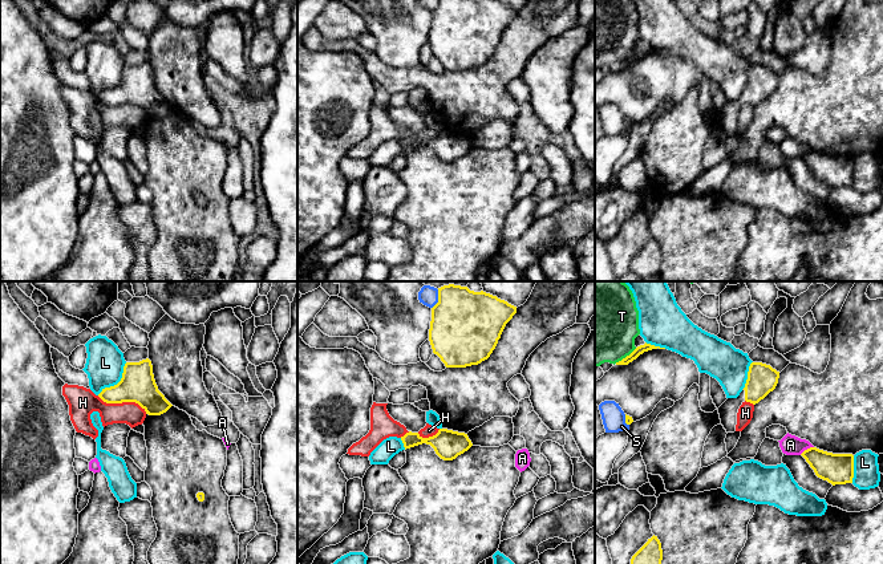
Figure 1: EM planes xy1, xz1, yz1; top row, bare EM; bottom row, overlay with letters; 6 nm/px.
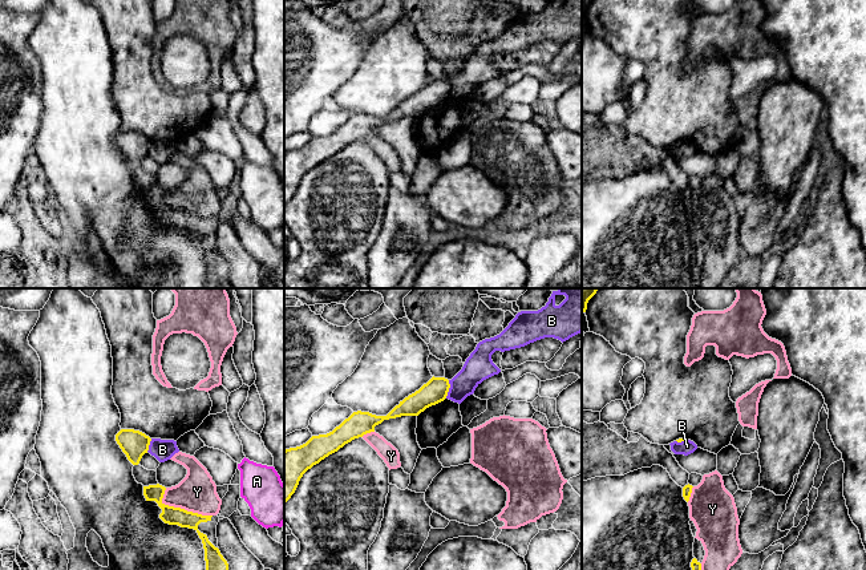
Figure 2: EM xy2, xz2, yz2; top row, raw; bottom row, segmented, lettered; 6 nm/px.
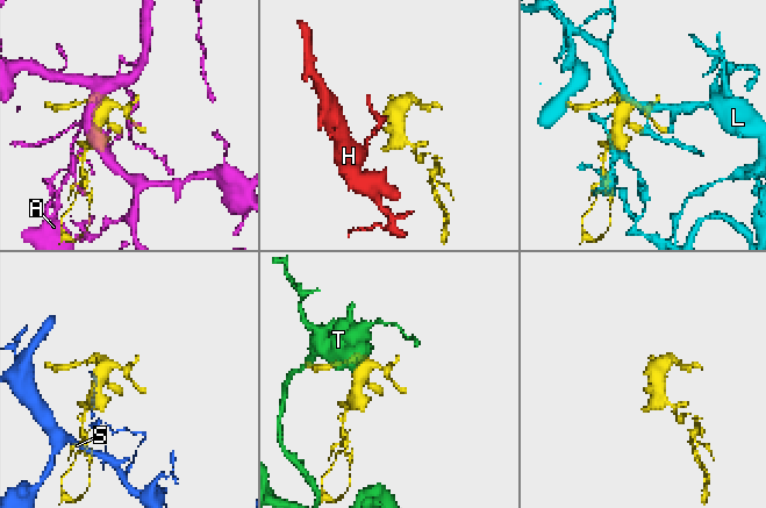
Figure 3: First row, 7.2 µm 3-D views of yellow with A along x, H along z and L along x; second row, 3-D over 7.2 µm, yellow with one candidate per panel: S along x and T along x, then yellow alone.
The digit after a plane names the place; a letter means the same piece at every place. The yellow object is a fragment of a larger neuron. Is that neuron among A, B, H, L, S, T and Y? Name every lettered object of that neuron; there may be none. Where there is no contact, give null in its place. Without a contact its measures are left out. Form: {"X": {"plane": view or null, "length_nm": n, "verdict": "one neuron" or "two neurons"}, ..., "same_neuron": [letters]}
{"A": {"plane": "yz1", "length_nm": 100, "verdict": "two neurons"}, "B": {"plane": "xz2", "length_nm": 110, "verdict": "two neurons"}, "H": {"plane": "xy1", "length_nm": 320, "verdict": "two neurons"}, "L": {"plane": "xy1", "length_nm": 260, "verdict": "two neurons"}, "S": {"plane": "yz1", "length_nm": 80, "verdict": "two neurons"}, "T": {"plane": "yz1", "length_nm": 160, "verdict": "two neurons"}, "Y": {"plane": "xy2", "length_nm": 340, "verdict": "two neurons"}, "same_neuron": []}

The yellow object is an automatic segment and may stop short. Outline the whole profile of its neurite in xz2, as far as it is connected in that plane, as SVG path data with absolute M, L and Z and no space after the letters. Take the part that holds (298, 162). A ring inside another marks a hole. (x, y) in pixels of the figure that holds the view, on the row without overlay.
M432 80L418 93L405 100L387 118L353 114L327 137L312 138L305 146L284 153L284 207L295 195L303 177L345 146L367 136L384 122L401 118L418 118L426 110L444 104L450 86L445 80Z

